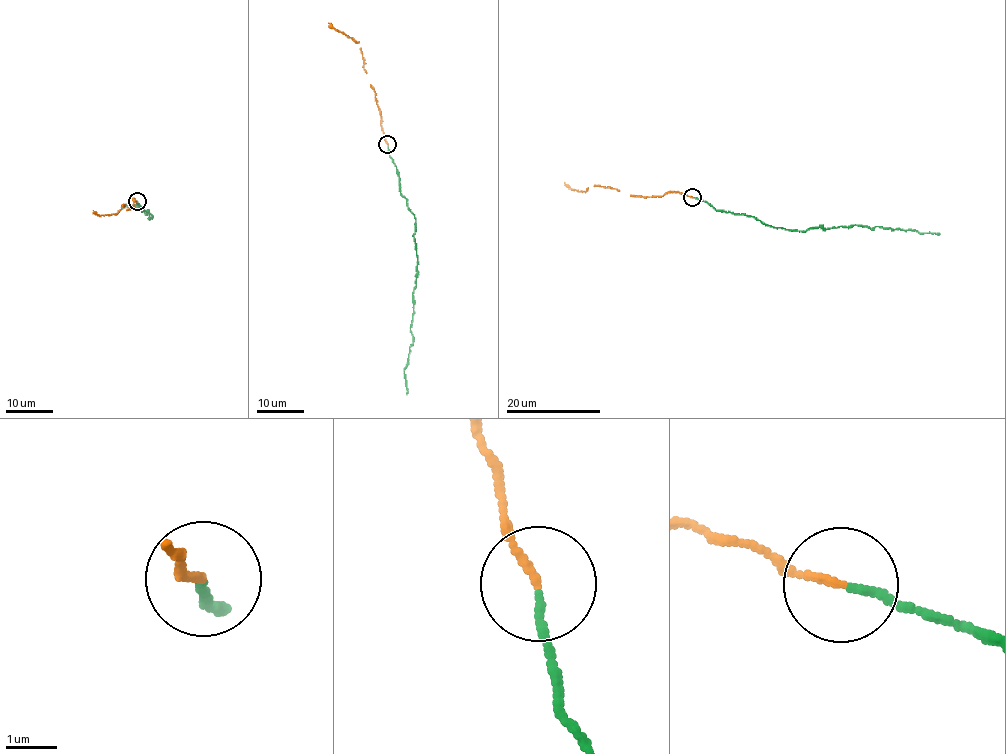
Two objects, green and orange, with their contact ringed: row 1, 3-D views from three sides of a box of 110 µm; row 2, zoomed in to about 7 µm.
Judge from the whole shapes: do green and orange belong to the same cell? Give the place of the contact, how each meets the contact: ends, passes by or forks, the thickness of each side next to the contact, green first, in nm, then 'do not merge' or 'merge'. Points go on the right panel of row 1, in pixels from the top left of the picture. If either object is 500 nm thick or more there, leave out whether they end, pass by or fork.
at (692, 197); green ends there; orange ends there; 130 nm thick on the green side, 130 nm on the other; merge

